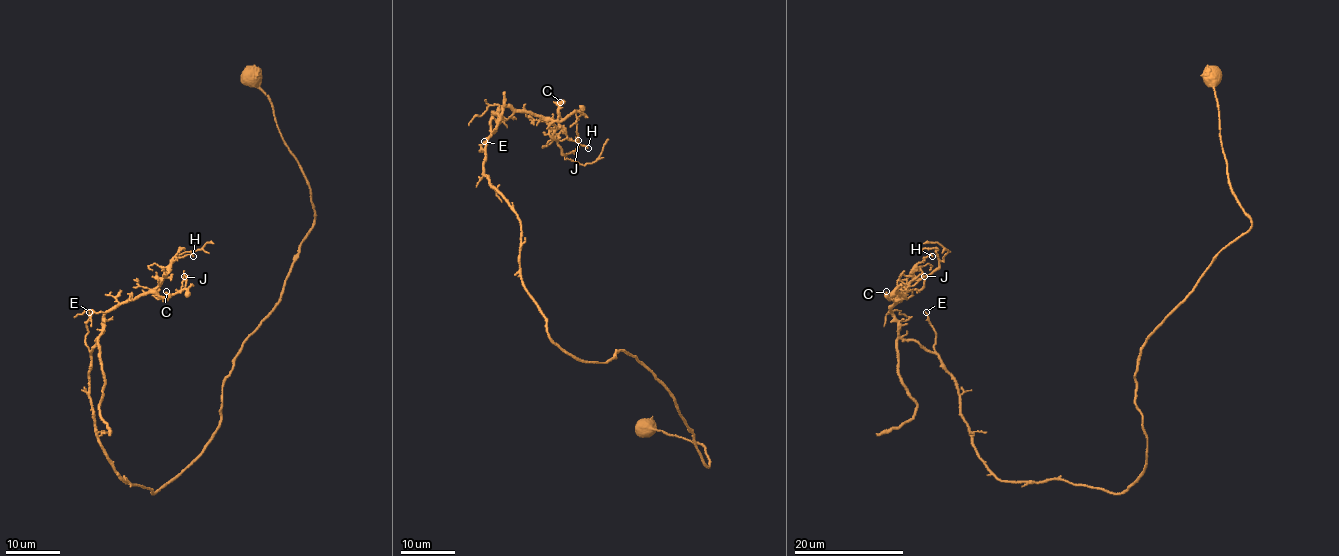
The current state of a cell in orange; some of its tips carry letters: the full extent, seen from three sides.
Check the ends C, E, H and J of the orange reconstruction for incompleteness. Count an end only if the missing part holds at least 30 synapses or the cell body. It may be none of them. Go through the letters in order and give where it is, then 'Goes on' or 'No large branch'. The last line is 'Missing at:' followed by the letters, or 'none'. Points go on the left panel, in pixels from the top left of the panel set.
C: Place: (166, 291). No large branch
E: Place: (89, 312). No large branch
H: Place: (193, 256). No large branch
J: Place: (184, 276). No large branch
Missing at: none

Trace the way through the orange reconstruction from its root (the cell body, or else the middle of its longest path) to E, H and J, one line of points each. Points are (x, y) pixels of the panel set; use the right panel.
E: (1213, 77), (1251, 226), (1142, 347), (1147, 461), (1122, 492), (999, 480), (926, 312)
H: (1213, 77), (1251, 226), (1142, 347), (1147, 461), (1122, 492), (989, 469), (954, 378), (892, 313), (932, 256)
J: (1213, 77), (1251, 226), (1142, 347), (1122, 492), (989, 469), (954, 378), (898, 334), (924, 276)

